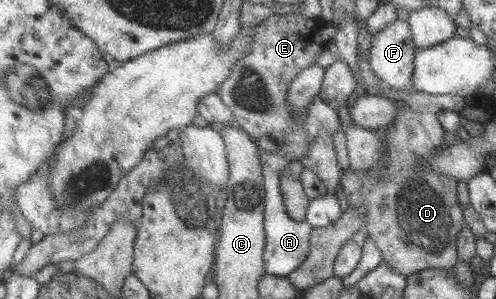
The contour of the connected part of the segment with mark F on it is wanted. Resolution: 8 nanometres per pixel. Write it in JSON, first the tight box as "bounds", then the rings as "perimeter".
{"bounds":[370,19,416,90],"perimeter":[[[408,19],[383,27],[373,38],[370,64],[374,74],[387,85],[403,90],[413,85],[416,43]]]}

